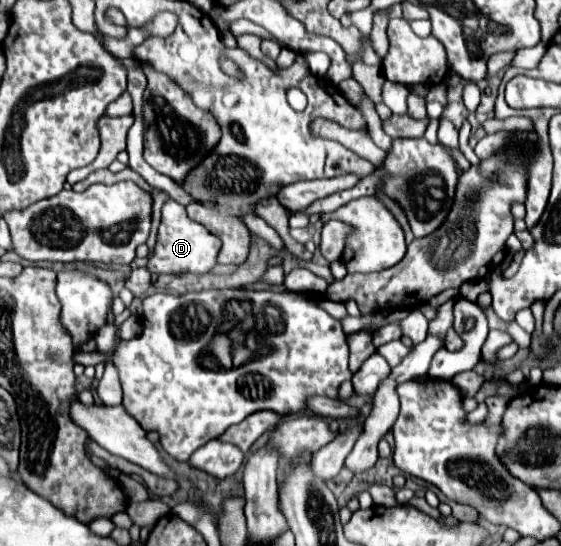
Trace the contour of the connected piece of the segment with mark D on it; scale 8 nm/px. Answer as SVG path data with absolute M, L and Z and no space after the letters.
M169 200L163 206L163 220L159 226L159 236L157 236L157 246L153 256L149 258L147 268L151 274L207 274L217 266L217 256L219 256L221 240L211 234L203 224L191 220L185 212L185 206L177 204L175 200Z

